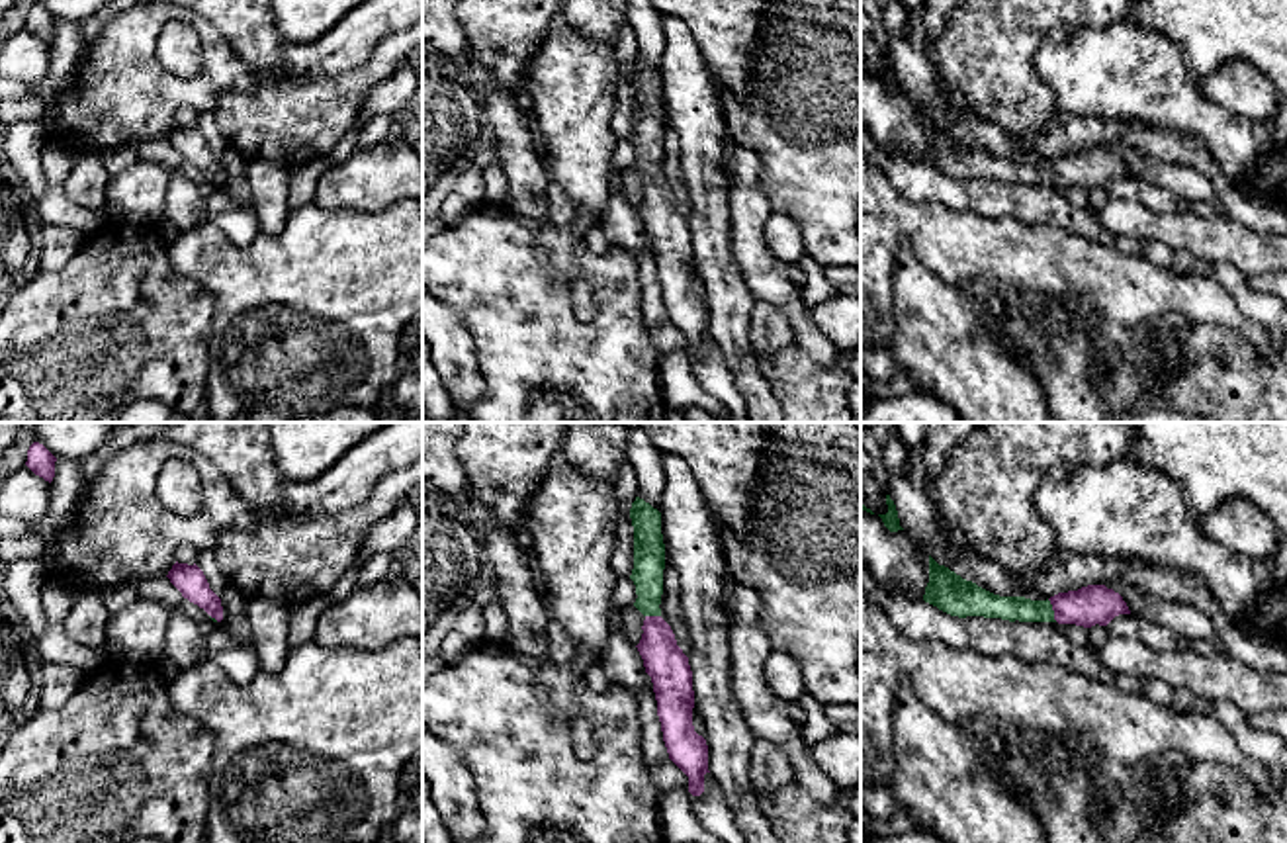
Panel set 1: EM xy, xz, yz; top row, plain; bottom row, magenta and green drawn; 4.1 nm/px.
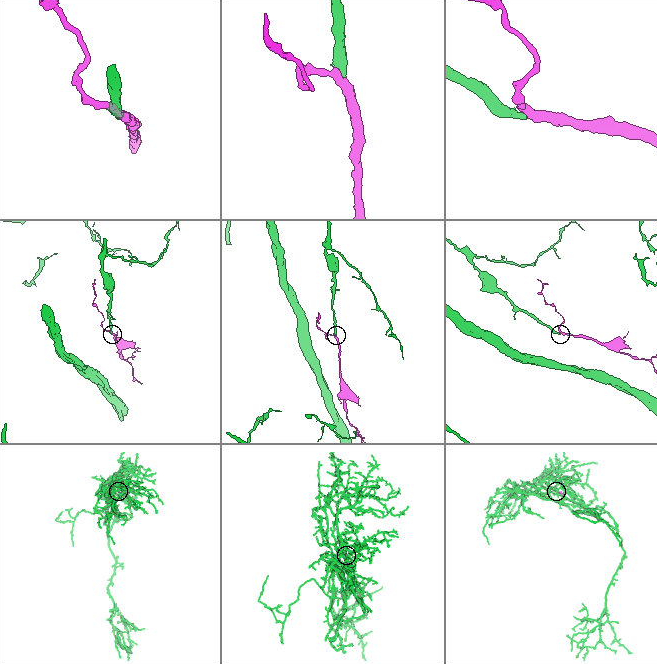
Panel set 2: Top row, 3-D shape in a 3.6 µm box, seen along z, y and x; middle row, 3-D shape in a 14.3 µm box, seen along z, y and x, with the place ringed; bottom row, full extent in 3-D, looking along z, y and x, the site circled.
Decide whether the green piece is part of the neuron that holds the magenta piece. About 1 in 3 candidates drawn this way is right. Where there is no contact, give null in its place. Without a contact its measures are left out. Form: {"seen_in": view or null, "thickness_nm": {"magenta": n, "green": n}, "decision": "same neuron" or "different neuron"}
{"seen_in": "yz", "thickness_nm": {"magenta": 160, "green": 100}, "decision": "same neuron"}

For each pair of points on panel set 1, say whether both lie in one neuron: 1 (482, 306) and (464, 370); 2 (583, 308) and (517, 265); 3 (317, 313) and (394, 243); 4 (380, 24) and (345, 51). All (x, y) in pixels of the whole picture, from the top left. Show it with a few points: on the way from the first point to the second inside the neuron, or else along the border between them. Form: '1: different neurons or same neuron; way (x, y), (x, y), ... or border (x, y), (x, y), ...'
1: different neurons; border (443, 302), (460, 317), (468, 331), (484, 382)
2: different neurons; border (577, 278), (589, 286), (593, 306), (589, 321)
3: same neuron; way (337, 294), (374, 263)
4: same neuron; way (372, 24), (353, 44)

